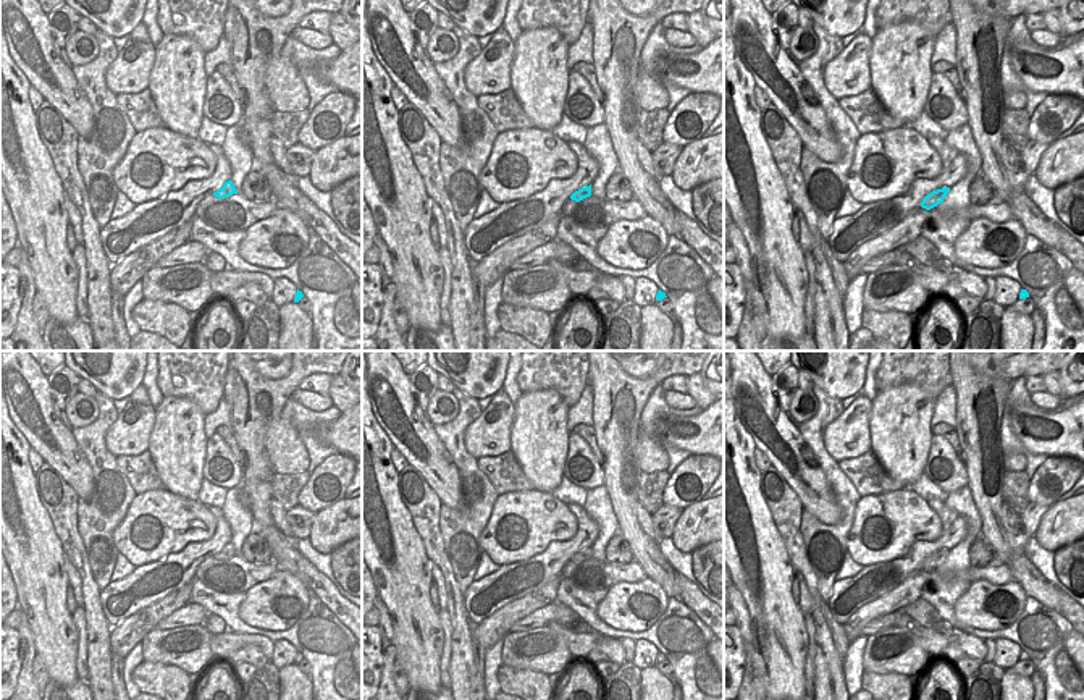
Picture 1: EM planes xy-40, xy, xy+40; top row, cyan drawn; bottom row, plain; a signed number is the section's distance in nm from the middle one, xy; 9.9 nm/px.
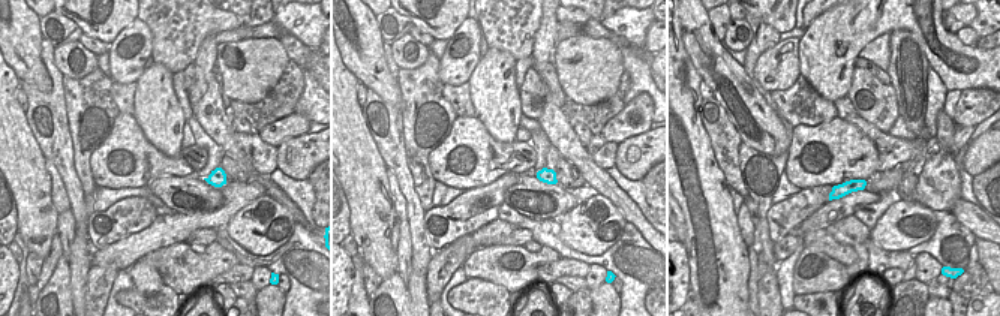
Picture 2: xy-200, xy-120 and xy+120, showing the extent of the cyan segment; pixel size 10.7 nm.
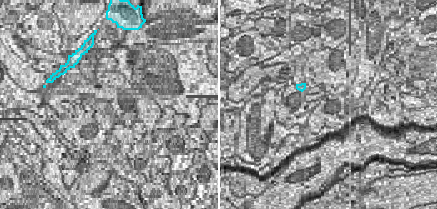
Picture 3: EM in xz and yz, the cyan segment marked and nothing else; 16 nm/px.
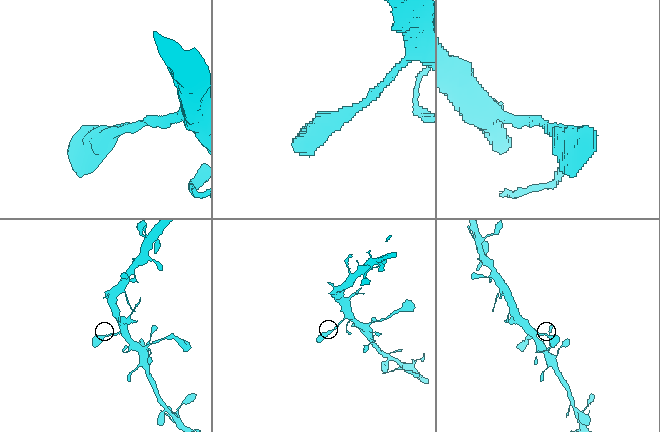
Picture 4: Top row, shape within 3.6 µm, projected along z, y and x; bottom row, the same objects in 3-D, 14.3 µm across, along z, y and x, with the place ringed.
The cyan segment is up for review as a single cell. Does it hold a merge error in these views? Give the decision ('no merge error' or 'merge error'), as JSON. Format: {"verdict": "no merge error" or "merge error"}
{"verdict": "no merge error"}

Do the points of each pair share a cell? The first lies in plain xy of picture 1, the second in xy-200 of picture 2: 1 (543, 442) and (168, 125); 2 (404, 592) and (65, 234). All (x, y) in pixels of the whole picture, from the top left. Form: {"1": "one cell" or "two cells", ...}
{"1": "one cell", "2": "two cells"}

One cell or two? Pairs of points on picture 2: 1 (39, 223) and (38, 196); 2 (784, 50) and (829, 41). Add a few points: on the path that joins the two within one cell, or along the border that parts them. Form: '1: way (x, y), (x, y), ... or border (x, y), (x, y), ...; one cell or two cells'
1: way (38, 217), (38, 202); one cell
2: border (801, 39), (799, 74); two cells

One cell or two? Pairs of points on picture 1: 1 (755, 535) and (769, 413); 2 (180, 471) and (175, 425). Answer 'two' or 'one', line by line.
1: two
2: one

